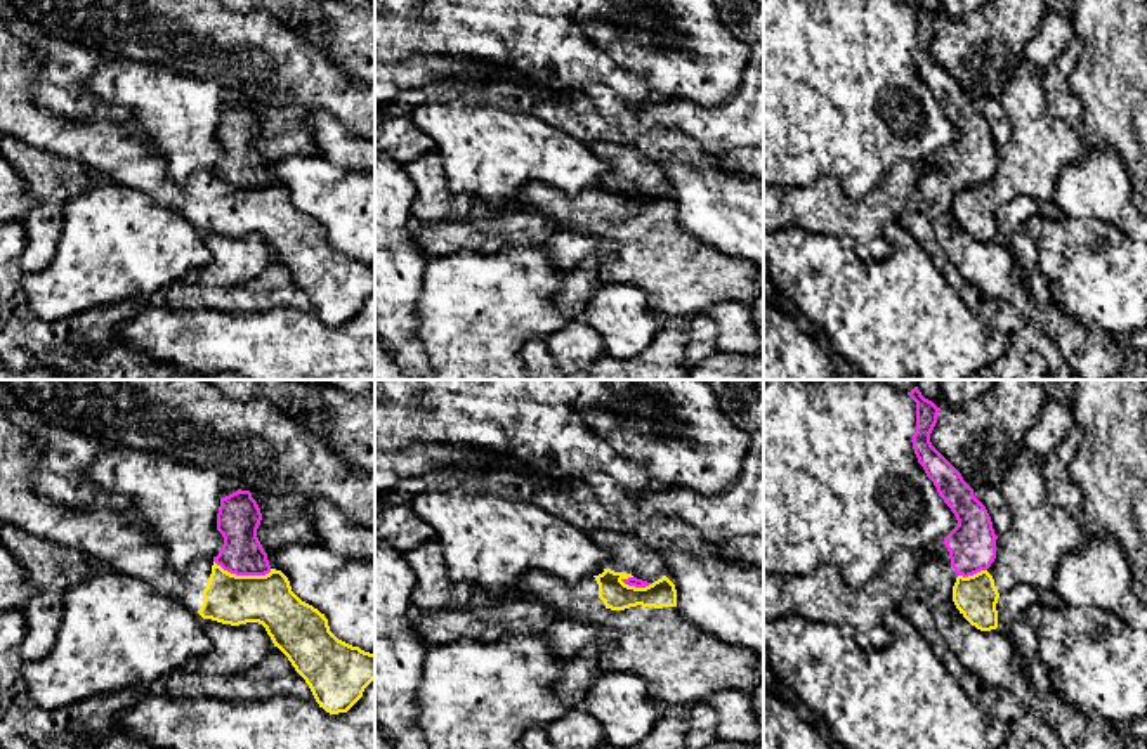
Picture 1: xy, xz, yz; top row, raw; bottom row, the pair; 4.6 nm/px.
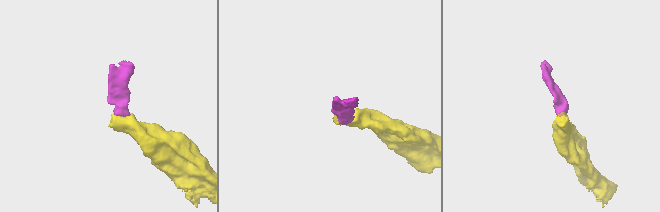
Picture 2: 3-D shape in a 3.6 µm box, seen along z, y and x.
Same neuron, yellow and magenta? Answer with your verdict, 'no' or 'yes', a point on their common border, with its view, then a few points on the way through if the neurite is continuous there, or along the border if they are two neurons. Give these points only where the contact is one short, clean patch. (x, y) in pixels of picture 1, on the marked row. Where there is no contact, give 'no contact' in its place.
no; meets yellow in xy at (243, 576); border along xy (214, 560), (236, 574), (268, 574), (271, 571)

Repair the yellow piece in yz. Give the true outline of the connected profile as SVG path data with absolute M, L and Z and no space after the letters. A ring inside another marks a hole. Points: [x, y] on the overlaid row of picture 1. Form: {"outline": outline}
{"outline": "M1027 449L1008 468L1000 492L1012 511L1012 525L996 539L996 558L987 570L958 576L953 586L956 609L980 631L998 628L1001 593L1020 583L1052 589L1059 563L1086 537L1079 515L1046 501L1043 459Z"}

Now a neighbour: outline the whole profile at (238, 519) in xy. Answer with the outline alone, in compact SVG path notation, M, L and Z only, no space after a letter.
M250 491L220 498L217 513L217 531L224 544L213 562L236 576L265 576L271 572L267 553L264 551L257 529L262 513Z

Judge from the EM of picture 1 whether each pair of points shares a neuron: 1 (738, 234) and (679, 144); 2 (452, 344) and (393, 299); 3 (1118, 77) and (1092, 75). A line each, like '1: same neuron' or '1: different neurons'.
1: same neuron
2: different neurons
3: same neuron

